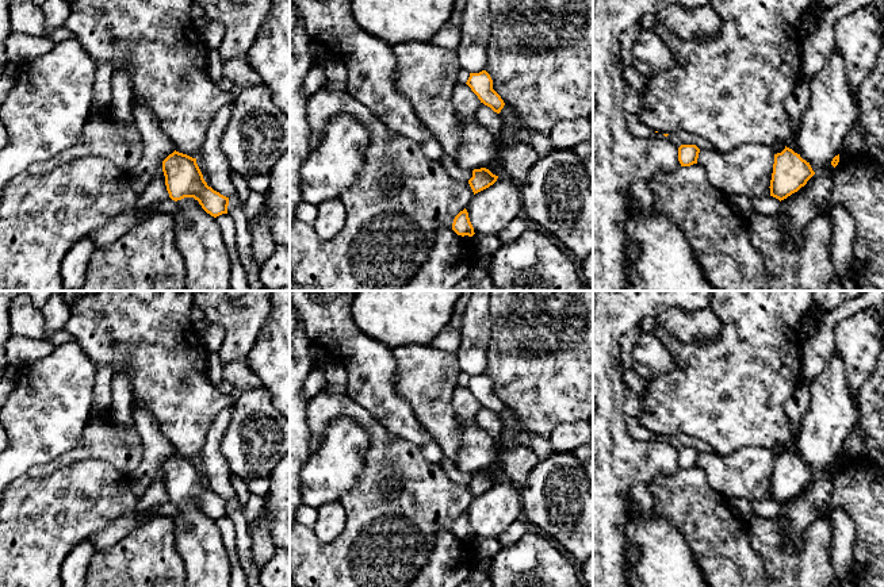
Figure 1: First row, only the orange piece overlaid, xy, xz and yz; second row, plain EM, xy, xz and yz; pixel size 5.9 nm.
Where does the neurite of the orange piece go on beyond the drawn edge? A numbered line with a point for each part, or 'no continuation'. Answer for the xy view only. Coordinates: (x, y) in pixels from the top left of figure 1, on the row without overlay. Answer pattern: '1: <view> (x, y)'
no continuation

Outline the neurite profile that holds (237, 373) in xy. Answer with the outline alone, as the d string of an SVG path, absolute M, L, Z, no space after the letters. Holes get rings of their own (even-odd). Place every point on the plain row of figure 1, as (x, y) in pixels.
M245 360L222 364L222 379L241 391L263 385Z

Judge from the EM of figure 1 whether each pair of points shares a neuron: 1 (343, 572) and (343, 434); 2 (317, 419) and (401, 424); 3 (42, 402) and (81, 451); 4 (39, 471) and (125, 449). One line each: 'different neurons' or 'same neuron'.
1: different neurons
2: different neurons
3: different neurons
4: same neuron

